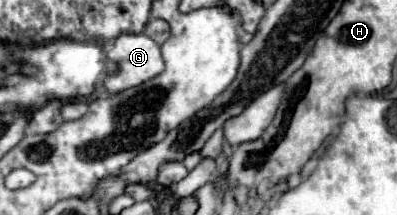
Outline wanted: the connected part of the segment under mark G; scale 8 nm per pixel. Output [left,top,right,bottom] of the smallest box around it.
[105,33,163,93]

